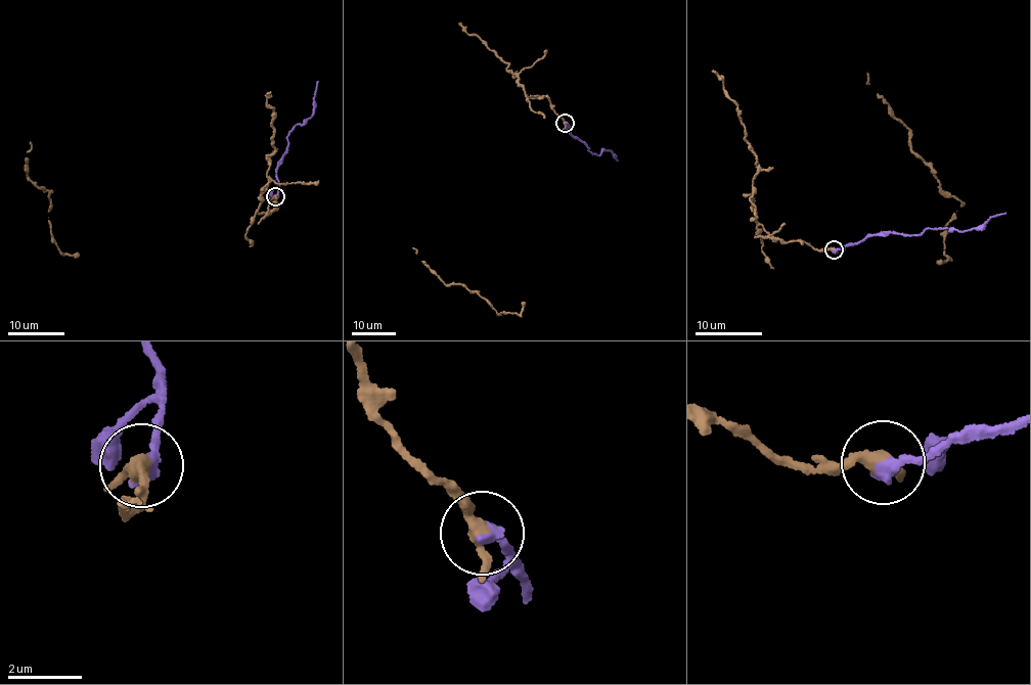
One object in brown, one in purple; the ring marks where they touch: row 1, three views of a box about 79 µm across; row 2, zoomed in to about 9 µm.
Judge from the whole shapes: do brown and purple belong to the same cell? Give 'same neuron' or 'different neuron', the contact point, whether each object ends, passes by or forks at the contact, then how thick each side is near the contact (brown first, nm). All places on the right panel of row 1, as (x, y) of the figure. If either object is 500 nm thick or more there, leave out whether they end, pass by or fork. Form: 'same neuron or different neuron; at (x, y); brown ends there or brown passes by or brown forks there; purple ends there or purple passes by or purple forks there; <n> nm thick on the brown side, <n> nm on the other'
different neuron; at (834, 249); brown passes by; purple ends there; 340 nm thick on the brown side, 400 nm on the other

